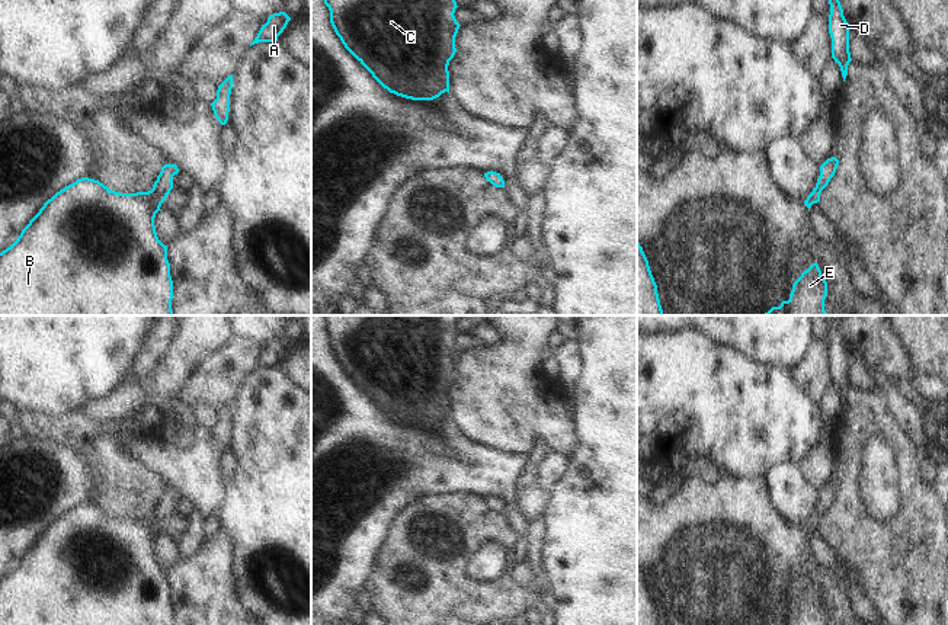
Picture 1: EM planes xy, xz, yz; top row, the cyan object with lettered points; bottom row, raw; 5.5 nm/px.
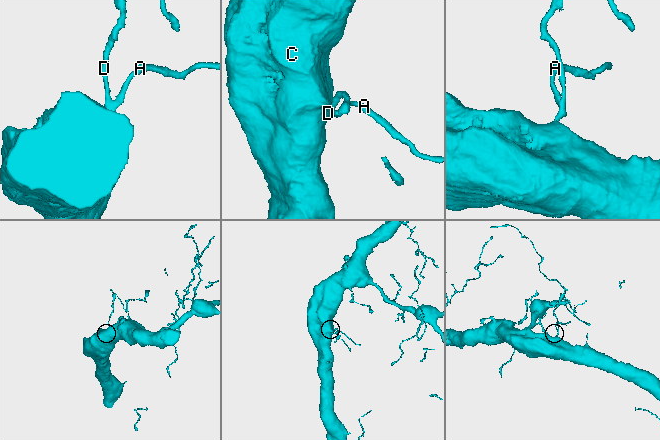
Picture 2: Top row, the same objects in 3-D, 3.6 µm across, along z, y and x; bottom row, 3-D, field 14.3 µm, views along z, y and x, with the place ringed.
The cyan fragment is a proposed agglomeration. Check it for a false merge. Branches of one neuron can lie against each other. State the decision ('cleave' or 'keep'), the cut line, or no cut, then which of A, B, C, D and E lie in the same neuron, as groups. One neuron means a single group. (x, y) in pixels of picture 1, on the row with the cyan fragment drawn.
keep; cut none; groups A B C D E

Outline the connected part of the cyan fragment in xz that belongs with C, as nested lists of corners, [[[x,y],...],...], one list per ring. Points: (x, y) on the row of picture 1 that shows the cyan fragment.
[[[324,0],[330,23],[345,48],[390,93],[411,100],[433,100],[449,93],[449,61],[454,58],[455,36],[459,29],[454,13],[455,0]]]

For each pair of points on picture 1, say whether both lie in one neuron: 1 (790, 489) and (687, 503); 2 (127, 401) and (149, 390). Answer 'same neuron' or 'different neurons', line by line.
1: different neurons
2: same neuron

